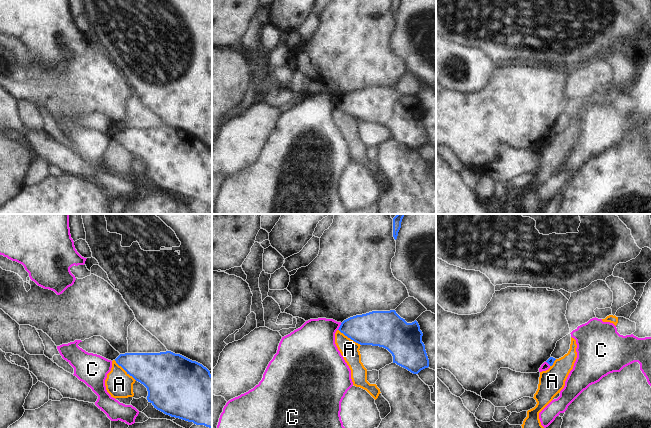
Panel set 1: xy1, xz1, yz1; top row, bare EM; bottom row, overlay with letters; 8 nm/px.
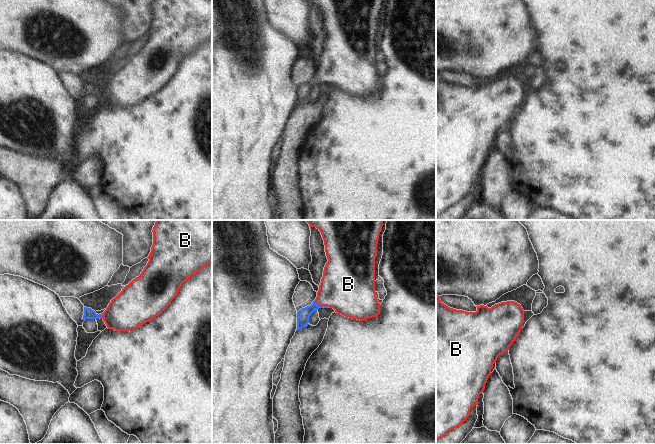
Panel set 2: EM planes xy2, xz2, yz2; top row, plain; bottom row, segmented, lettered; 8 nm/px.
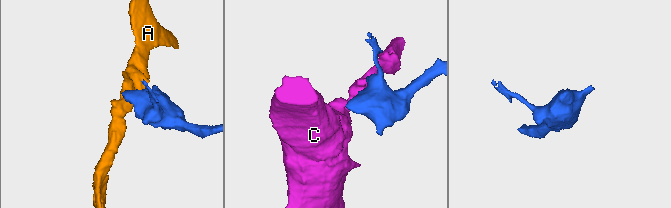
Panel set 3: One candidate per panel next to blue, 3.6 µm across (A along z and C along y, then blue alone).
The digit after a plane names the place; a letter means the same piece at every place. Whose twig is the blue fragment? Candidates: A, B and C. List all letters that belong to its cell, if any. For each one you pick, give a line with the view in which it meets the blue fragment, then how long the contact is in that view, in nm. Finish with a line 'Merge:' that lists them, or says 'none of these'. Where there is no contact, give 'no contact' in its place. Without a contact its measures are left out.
B: contact in xz2; length 130 nm
Merge: B

